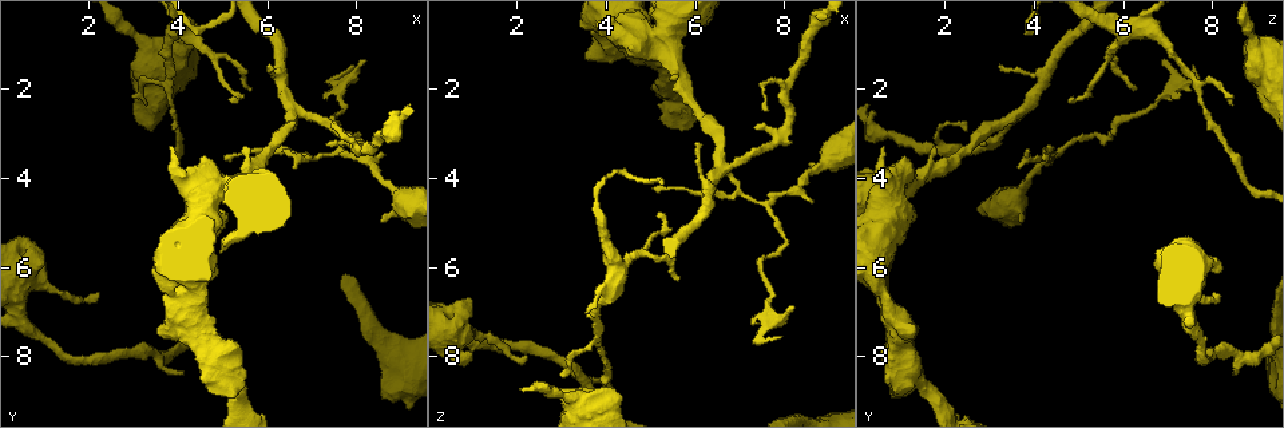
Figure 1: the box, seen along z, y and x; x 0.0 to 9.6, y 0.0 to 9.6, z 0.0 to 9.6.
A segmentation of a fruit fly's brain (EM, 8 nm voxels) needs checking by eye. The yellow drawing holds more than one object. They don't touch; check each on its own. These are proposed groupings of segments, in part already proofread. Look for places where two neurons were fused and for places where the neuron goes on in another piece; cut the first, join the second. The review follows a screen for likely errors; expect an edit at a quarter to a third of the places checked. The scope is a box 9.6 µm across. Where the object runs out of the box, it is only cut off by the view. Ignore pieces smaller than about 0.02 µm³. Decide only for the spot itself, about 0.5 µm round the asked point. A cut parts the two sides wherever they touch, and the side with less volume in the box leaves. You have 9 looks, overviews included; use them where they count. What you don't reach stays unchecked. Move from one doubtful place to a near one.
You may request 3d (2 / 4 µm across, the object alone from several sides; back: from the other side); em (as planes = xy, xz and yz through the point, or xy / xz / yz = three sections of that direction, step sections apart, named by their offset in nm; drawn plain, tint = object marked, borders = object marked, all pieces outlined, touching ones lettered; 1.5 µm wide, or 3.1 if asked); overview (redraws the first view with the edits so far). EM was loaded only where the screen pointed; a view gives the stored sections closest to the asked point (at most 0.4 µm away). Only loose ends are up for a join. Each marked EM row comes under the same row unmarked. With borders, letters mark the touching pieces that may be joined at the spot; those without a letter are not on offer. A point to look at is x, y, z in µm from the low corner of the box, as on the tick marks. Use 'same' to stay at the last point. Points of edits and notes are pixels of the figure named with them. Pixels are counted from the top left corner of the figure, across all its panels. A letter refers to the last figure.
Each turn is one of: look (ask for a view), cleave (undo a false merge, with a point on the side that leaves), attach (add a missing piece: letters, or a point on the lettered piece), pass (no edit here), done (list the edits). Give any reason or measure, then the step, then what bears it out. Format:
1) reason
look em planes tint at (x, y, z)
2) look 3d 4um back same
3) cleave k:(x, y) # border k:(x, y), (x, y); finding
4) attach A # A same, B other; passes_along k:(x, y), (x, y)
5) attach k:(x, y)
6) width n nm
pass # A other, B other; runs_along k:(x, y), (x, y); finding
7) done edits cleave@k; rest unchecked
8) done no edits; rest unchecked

free end
look em xy step 4 tint at (3.85, 3.35, 0.55)

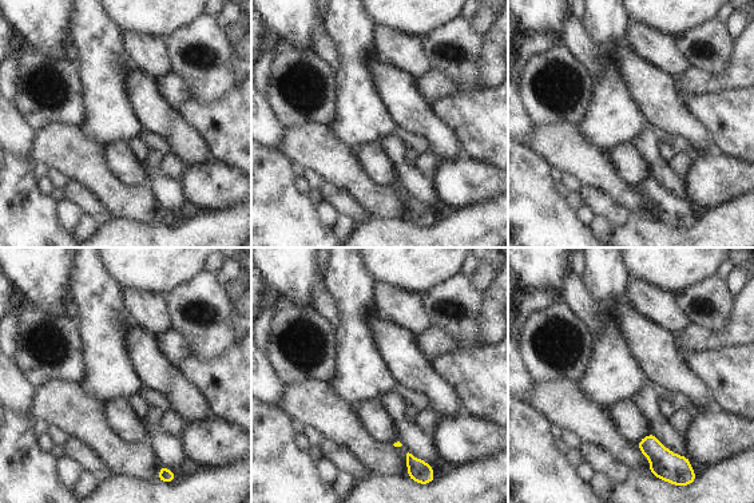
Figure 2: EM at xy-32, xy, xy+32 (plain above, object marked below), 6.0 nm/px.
look em planes borders same

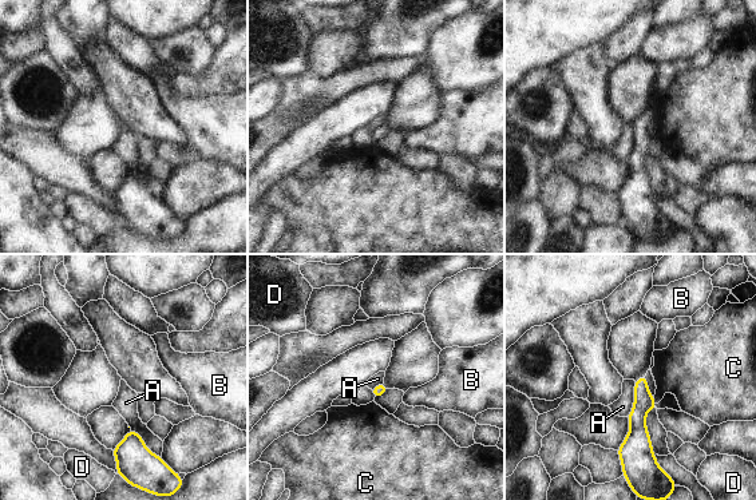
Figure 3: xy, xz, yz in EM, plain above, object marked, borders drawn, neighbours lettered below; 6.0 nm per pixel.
longest_contact A 280 nm
pass # A other, B other, C other, D other; no lettered piece goes on from it

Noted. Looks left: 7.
branch stops here
look 3d 4um at (5.10, 3.60, 4.20)

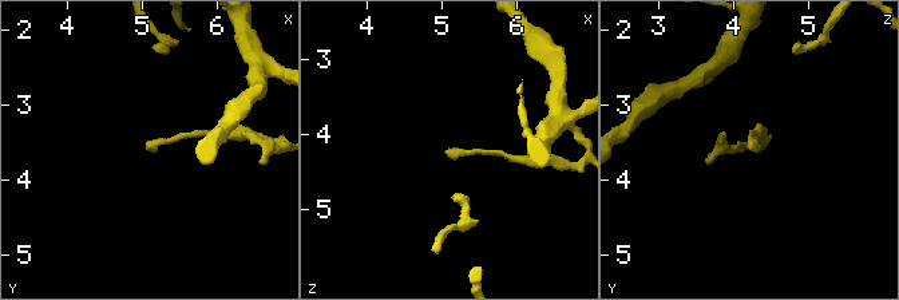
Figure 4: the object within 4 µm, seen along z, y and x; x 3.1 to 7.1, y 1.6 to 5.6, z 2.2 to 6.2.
now the EM
look em yz step 4 tint at (5.05, 3.55, 4.20)

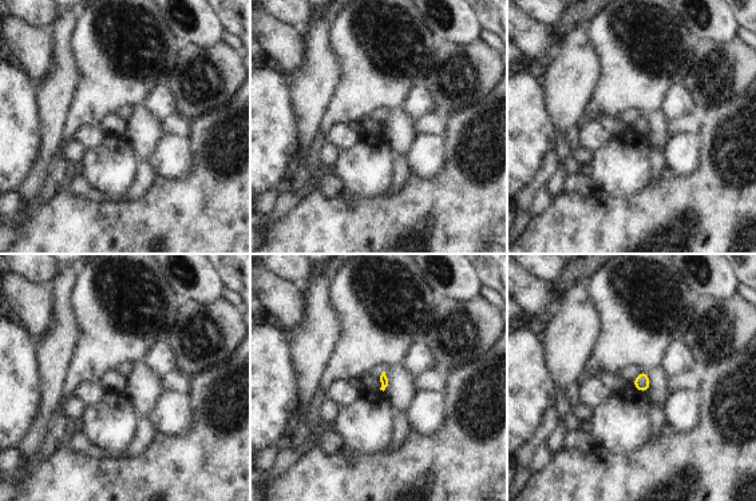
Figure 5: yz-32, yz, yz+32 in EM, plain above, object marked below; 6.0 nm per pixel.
look em planes borders same

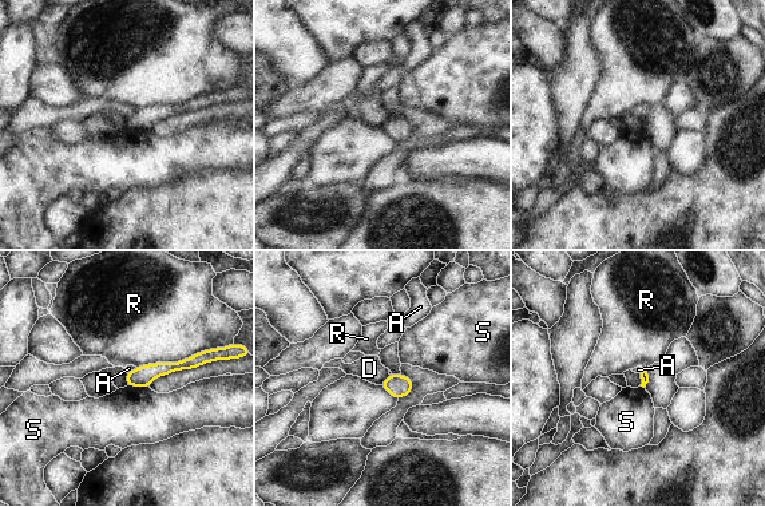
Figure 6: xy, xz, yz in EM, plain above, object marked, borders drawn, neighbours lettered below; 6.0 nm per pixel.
pass # A other, D other, R other, S other; runs_along 6:(203, 359), (159, 368), (130, 383); none of them fits

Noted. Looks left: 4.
an open end
look 3d 4um at (3.55, 7.45, 1.30)

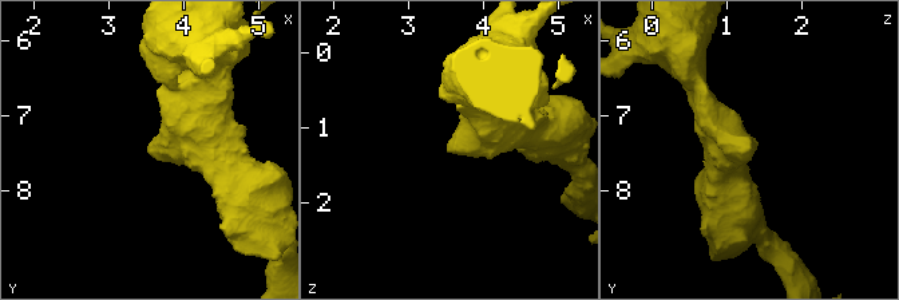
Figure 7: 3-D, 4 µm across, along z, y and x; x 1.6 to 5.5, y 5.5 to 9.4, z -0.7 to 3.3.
now the EM
look em planes tint at (3.55, 7.50, 1.30)

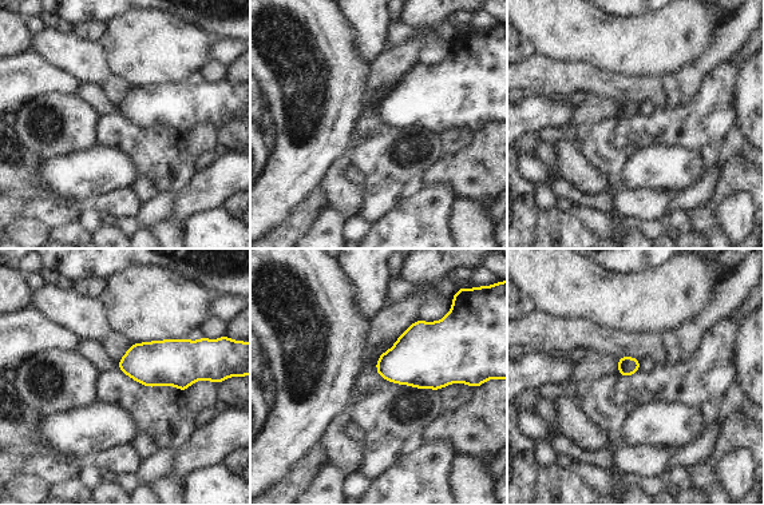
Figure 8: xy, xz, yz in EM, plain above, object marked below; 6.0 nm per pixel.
what lies round it
look em planes borders same

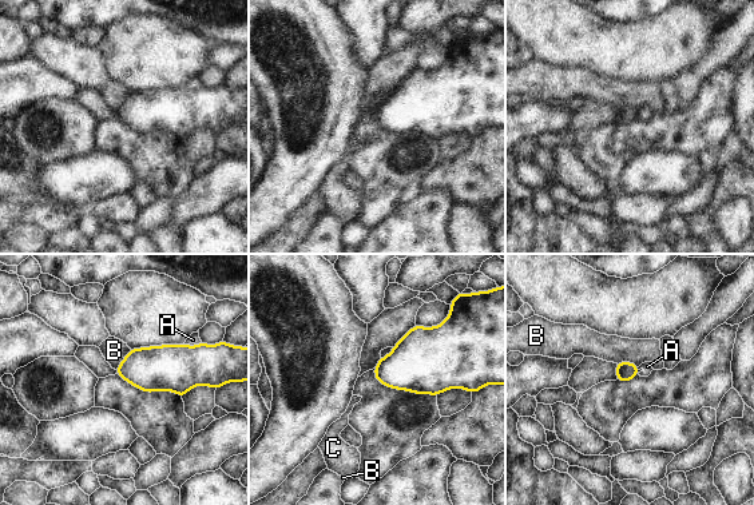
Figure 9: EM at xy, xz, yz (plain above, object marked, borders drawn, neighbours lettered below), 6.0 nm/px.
pass # A other, B other, C other; border 9:(201, 341), (195, 345), (185, 344); no lettered piece goes on from it

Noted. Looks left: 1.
calibre changes
look em yz step 4 borders at (4.60, 1.15, 5.70)

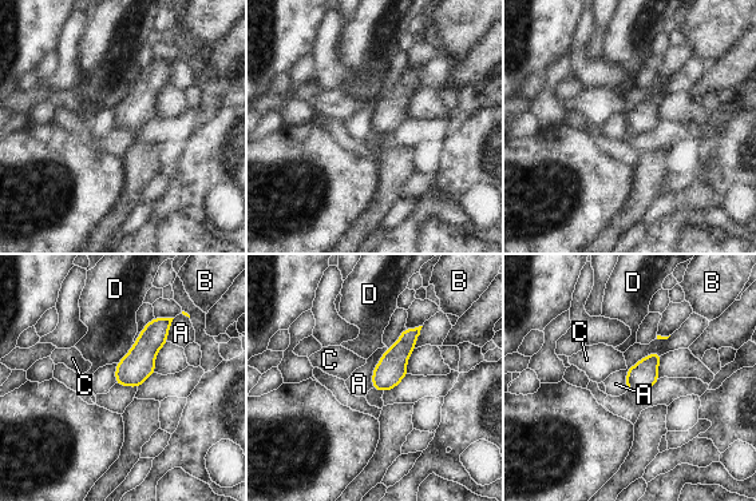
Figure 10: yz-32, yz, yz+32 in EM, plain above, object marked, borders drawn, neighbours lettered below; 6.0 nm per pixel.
longest_contact A 320 nm
pass # A other, B other, C other, D other; border 10:(663, 354), (632, 365), (625, 390); continuous, no second neuron

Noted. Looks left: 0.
done no edits; rest unchecked

